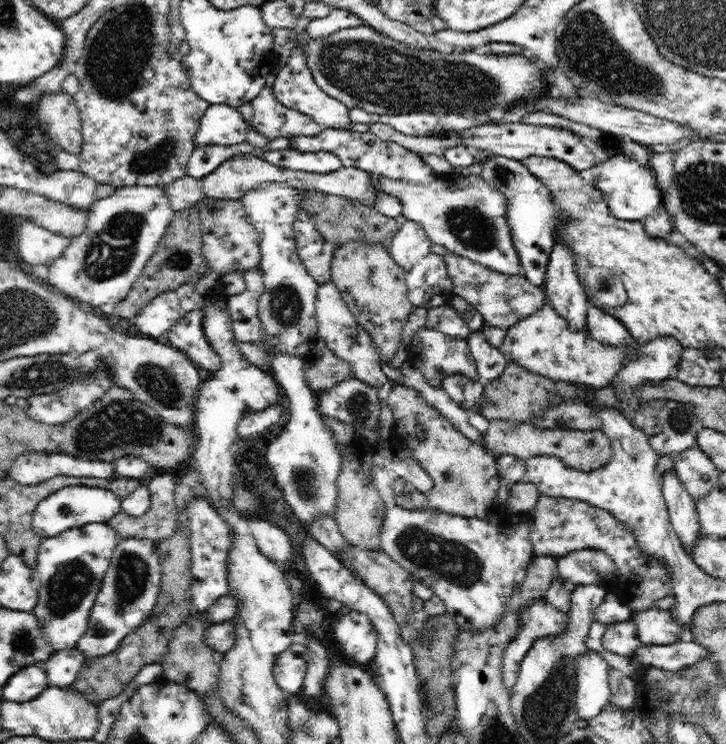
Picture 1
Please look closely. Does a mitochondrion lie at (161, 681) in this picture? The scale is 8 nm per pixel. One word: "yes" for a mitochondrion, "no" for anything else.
no

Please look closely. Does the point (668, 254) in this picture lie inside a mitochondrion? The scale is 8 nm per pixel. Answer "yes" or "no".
no

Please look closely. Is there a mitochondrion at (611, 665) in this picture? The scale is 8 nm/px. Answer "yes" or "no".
no

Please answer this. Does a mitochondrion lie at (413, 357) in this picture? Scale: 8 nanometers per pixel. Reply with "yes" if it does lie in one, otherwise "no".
no

